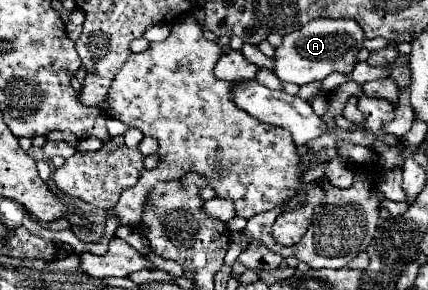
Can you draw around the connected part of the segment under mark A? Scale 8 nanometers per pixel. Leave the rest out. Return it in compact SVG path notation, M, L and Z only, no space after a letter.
M317 18L313 22L307 22L301 30L291 32L283 38L283 44L277 48L277 56L275 56L275 74L281 82L293 82L299 86L309 82L321 82L331 72L351 74L357 64L359 36L363 48L365 36L359 22L355 20Z

